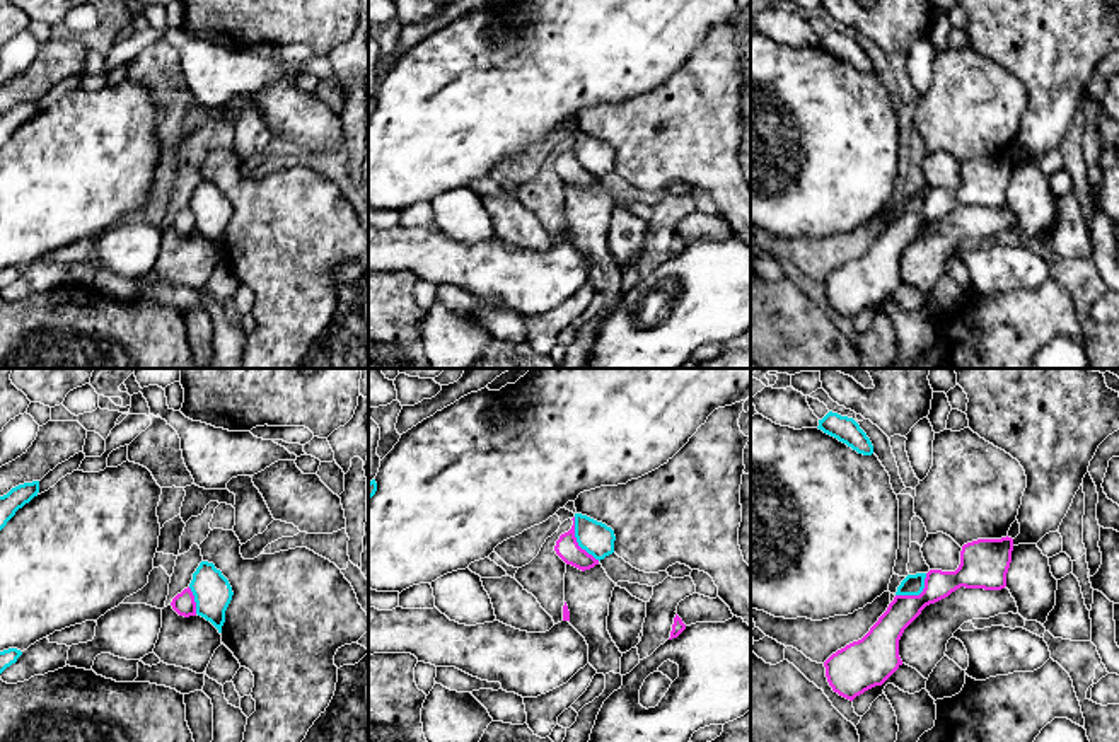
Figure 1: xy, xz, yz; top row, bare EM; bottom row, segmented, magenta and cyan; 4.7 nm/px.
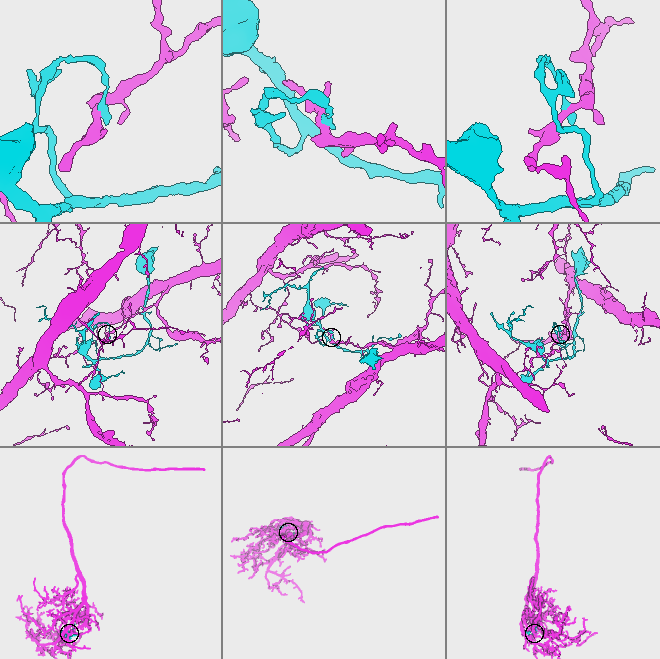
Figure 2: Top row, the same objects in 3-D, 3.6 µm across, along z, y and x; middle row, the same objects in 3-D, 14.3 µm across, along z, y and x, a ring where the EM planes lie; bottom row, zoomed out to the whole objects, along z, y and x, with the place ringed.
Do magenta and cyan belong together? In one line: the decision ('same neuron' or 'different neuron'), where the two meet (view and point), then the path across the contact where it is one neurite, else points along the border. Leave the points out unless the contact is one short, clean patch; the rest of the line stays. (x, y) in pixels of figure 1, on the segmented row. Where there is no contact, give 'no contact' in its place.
different neuron | xz (575, 541) | along xz (573, 517), (575, 541), (599, 560)

